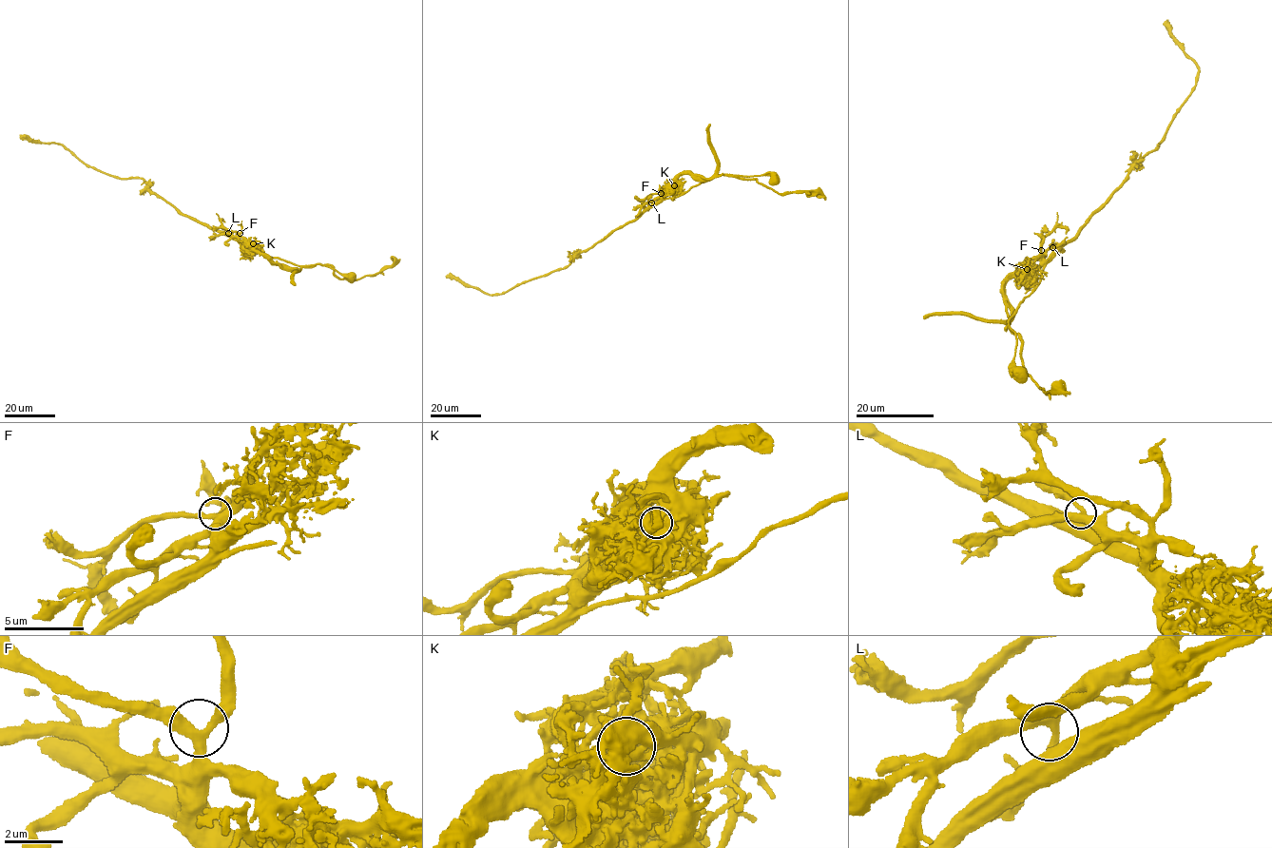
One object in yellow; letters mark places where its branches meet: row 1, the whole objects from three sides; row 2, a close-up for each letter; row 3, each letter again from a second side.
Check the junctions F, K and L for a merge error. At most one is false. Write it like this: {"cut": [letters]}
{"cut": ["K"]}

